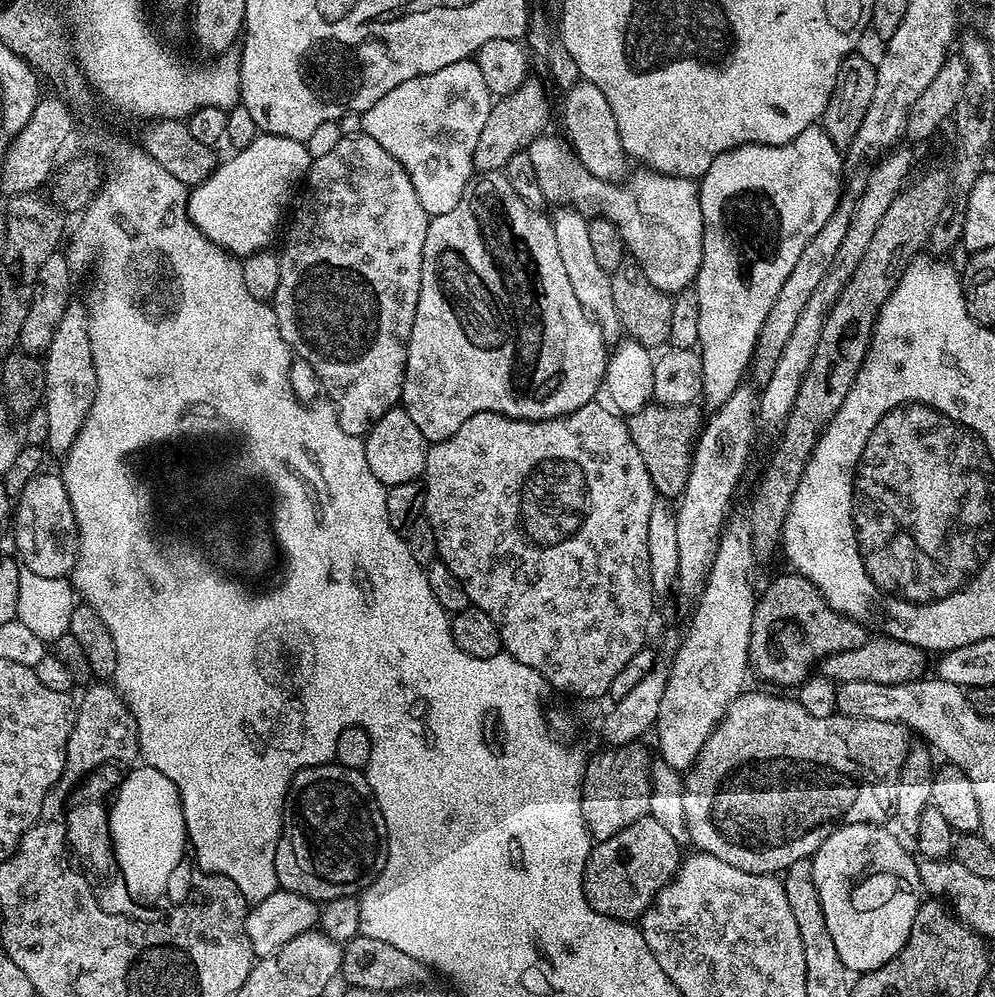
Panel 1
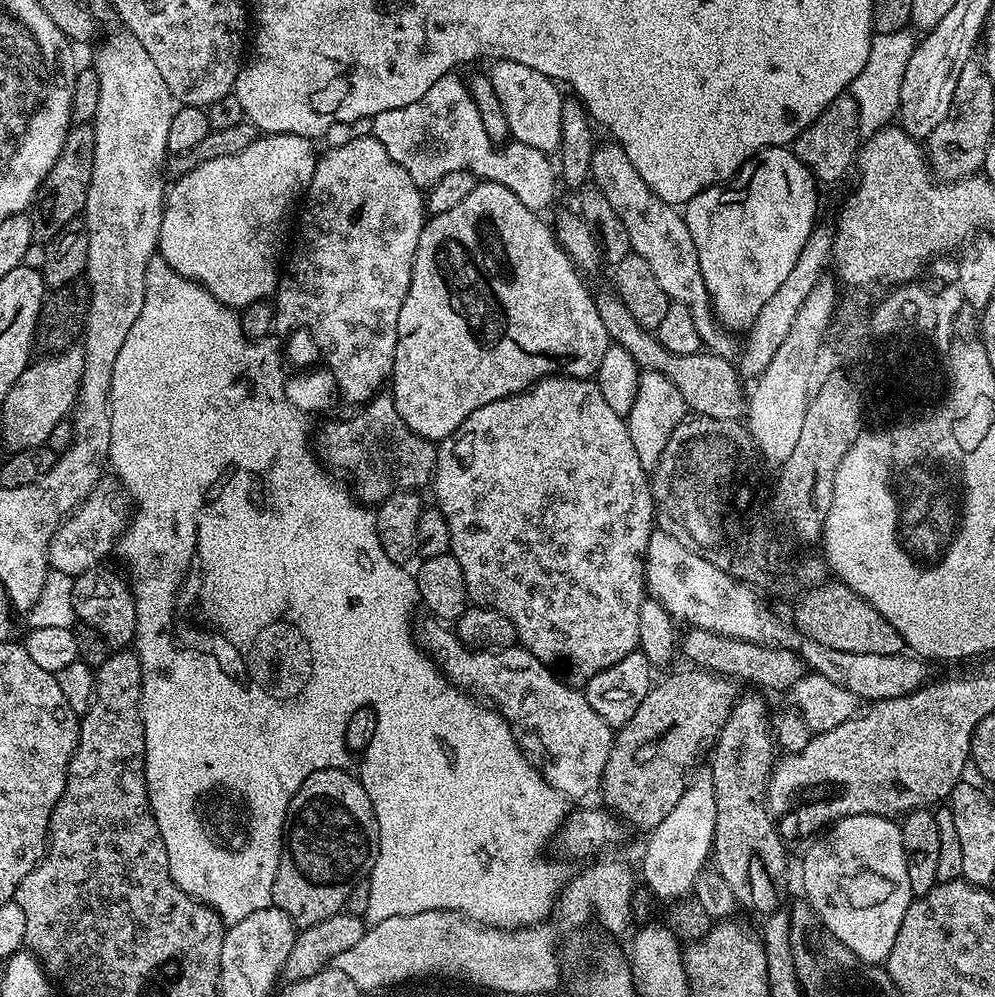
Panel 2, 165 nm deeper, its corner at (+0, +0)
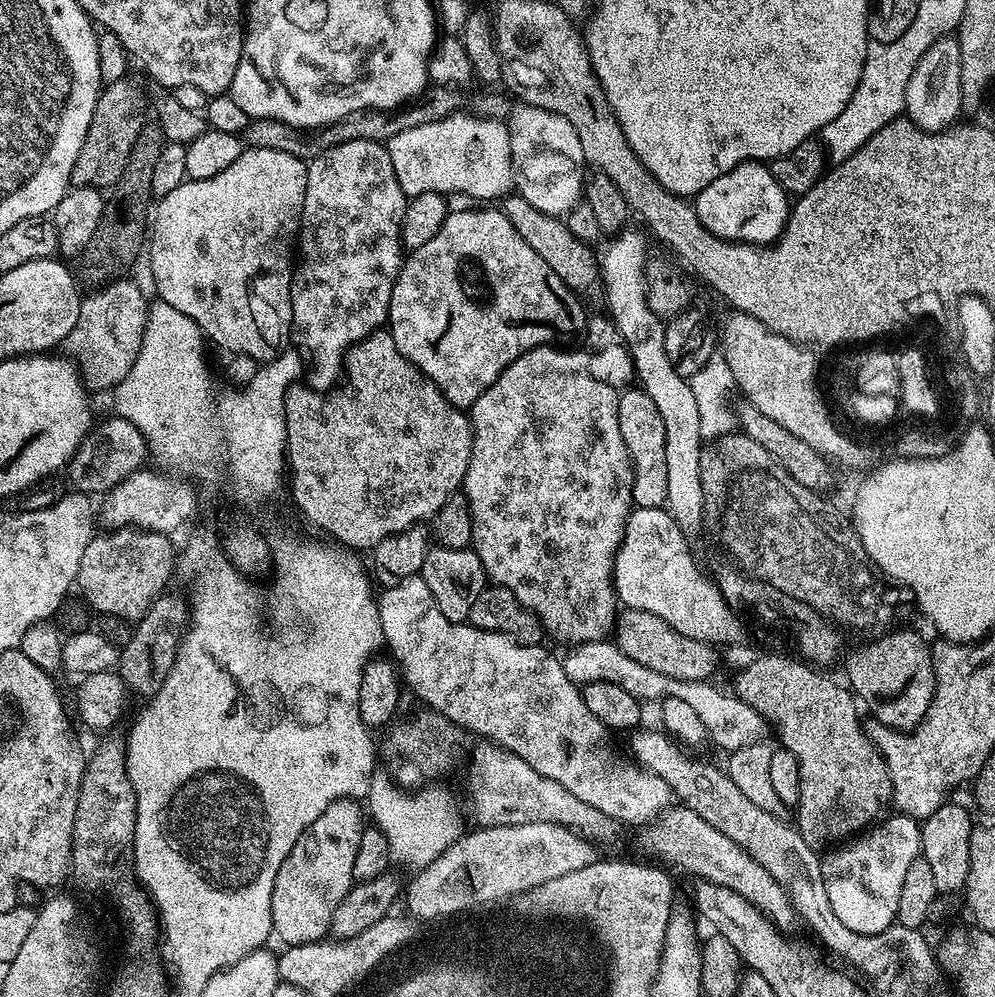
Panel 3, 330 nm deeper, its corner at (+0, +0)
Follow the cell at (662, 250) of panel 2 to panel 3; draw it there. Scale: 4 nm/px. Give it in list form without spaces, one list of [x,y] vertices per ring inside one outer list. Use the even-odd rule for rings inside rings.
[[[735,310],[729,311],[727,314],[729,316],[724,320],[724,329],[719,329],[718,332],[718,344],[726,362],[729,363],[735,387],[739,394],[741,392],[744,395],[743,399],[747,403],[753,404],[758,410],[762,410],[762,414],[766,414],[766,418],[778,422],[778,426],[790,430],[790,434],[794,434],[794,438],[802,438],[802,442],[806,442],[806,446],[814,446],[814,450],[818,450],[821,456],[829,461],[837,460],[844,468],[863,469],[867,462],[867,454],[857,451],[857,448],[852,447],[847,440],[836,435],[836,432],[829,428],[828,420],[825,419],[824,408],[821,407],[815,390],[818,373],[816,373],[816,360],[811,356],[813,353],[803,344],[795,344],[792,340],[782,338],[782,334],[774,334],[774,330],[762,326],[762,322],[758,322],[758,318],[750,318],[750,314]]]

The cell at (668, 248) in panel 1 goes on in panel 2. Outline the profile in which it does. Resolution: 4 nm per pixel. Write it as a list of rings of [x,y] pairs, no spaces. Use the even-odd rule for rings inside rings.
[[[452,74],[443,76],[418,98],[418,102],[371,117],[371,135],[386,146],[386,154],[390,154],[390,158],[394,158],[394,162],[398,162],[418,185],[438,183],[444,176],[444,168],[468,170],[485,181],[505,184],[520,199],[522,206],[539,213],[544,204],[545,153],[515,142],[503,146],[493,144],[482,124],[476,124],[478,112],[472,112],[474,102],[467,83],[456,78]]]

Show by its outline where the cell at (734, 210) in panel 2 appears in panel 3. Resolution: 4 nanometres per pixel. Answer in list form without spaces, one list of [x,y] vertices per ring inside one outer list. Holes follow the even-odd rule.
[[[747,160],[714,178],[710,186],[695,196],[694,203],[698,218],[706,230],[723,240],[734,240],[737,244],[775,244],[790,215],[789,194],[779,184],[771,167],[758,160]]]

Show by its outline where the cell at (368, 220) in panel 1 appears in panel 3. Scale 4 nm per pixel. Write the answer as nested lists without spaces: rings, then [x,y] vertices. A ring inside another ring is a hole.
[[[355,140],[342,142],[342,146],[334,146],[308,164],[308,177],[306,178],[306,198],[304,209],[300,215],[300,231],[298,233],[298,259],[294,264],[292,285],[290,286],[290,302],[292,303],[292,330],[291,335],[301,344],[299,347],[312,355],[316,364],[324,368],[341,367],[342,361],[349,348],[359,340],[366,339],[371,332],[383,329],[388,323],[390,310],[390,294],[394,290],[394,282],[400,273],[402,263],[402,245],[400,243],[400,227],[402,214],[406,210],[409,197],[404,195],[402,186],[398,186],[398,174],[394,174],[394,162],[390,162],[390,154],[383,143],[375,140]]]

